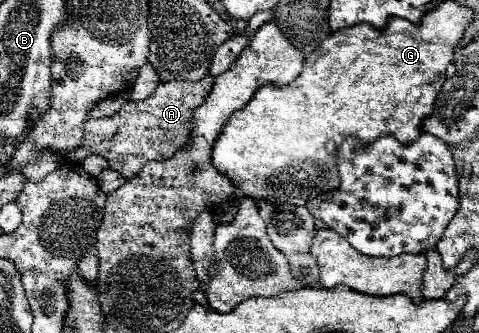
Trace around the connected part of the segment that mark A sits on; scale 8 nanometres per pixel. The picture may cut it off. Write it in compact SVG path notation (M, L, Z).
M206 75L196 83L170 81L160 85L148 99L144 101L128 101L124 103L112 117L104 119L88 119L84 123L84 141L74 151L66 153L70 161L80 163L86 155L98 153L108 159L110 169L118 171L122 177L130 179L138 175L138 171L148 161L166 161L178 149L182 149L190 139L190 129L194 129L194 109L198 109L208 97L214 85L214 77Z

